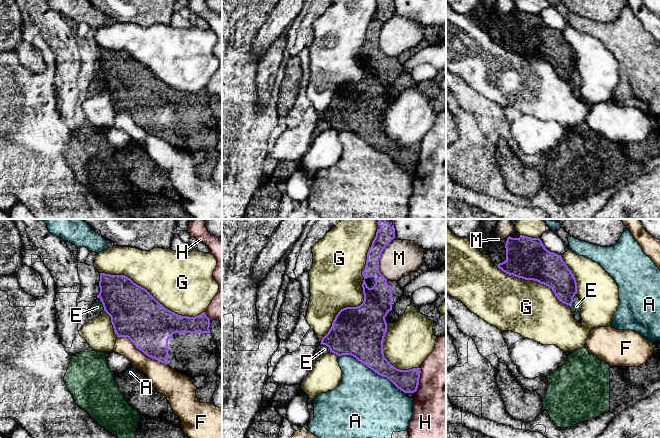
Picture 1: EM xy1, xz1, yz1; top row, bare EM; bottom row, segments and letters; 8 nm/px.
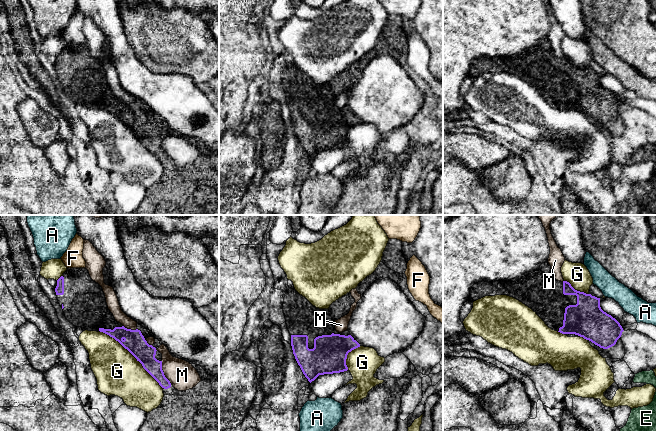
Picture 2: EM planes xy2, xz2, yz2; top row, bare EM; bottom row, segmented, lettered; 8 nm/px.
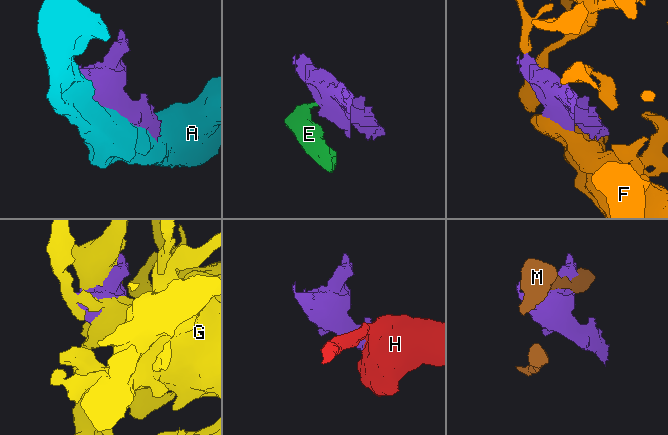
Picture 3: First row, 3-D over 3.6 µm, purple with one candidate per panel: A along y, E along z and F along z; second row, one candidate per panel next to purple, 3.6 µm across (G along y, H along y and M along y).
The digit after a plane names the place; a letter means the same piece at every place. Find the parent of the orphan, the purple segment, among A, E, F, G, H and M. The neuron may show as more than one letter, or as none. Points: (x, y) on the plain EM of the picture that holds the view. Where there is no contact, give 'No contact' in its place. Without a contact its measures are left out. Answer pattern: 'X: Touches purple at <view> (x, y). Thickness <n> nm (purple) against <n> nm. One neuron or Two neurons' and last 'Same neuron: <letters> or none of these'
A: Touches purple at xz1 (370, 144). Thickness 320 nm (purple) against 460 nm. Two neurons
E: Touches purple at xy1 (103, 81). Thickness 380 nm (purple) against 80 nm. Two neurons
F: Touches purple at xy1 (141, 126). Thickness 380 nm (purple) against 180 nm. Two neurons
G: Touches purple at xz1 (363, 69). Thickness 320 nm (purple) against 420 nm. Two neurons
H: Touches purple at xz1 (418, 155). Thickness 180 nm (purple) against 460 nm. Two neurons
M: Touches purple at xz1 (379, 34). Thickness 140 nm (purple) against 300 nm. Two neurons
Same neuron: none of these

